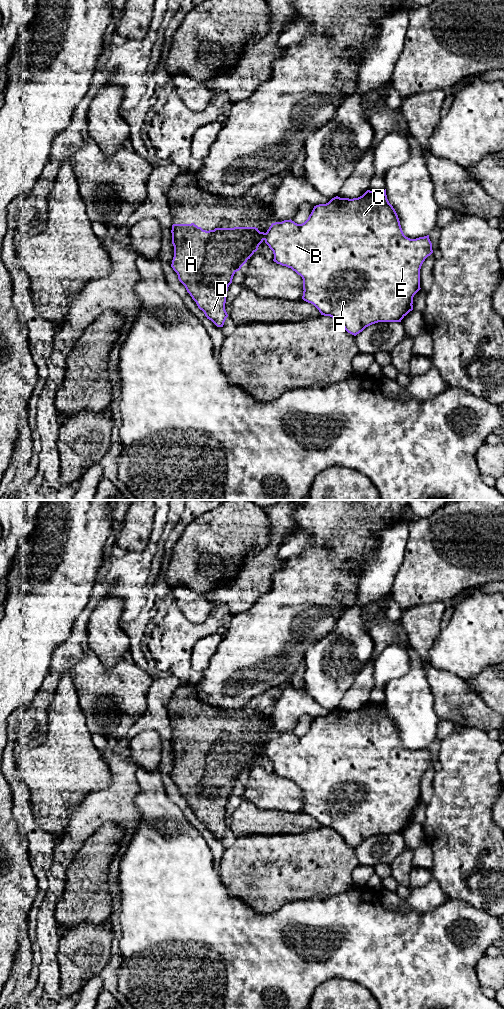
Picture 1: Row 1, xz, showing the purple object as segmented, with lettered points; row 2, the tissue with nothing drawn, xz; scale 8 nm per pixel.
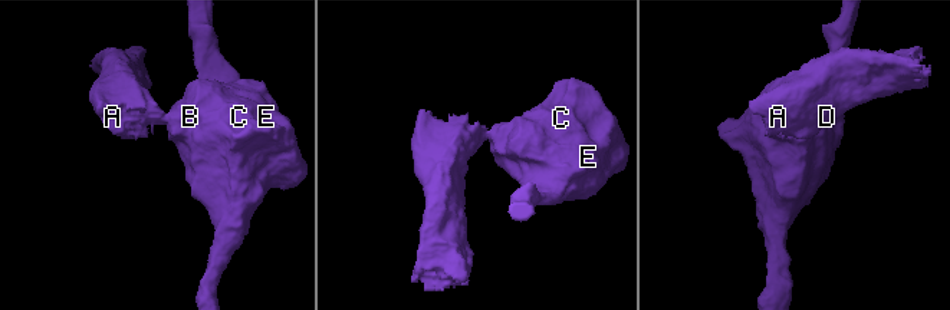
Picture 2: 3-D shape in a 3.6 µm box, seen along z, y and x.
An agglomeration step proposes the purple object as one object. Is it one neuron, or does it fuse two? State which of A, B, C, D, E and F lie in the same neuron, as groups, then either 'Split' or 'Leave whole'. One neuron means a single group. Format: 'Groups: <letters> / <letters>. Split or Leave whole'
Groups: A D / B C E F. Split

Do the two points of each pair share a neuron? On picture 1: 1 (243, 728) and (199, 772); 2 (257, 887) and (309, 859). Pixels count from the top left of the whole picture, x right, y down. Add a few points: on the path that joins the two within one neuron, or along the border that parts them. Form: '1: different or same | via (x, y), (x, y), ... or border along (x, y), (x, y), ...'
1: same | via (232, 739), (210, 761)
2: same | via (270, 874), (276, 869), (296, 867)

